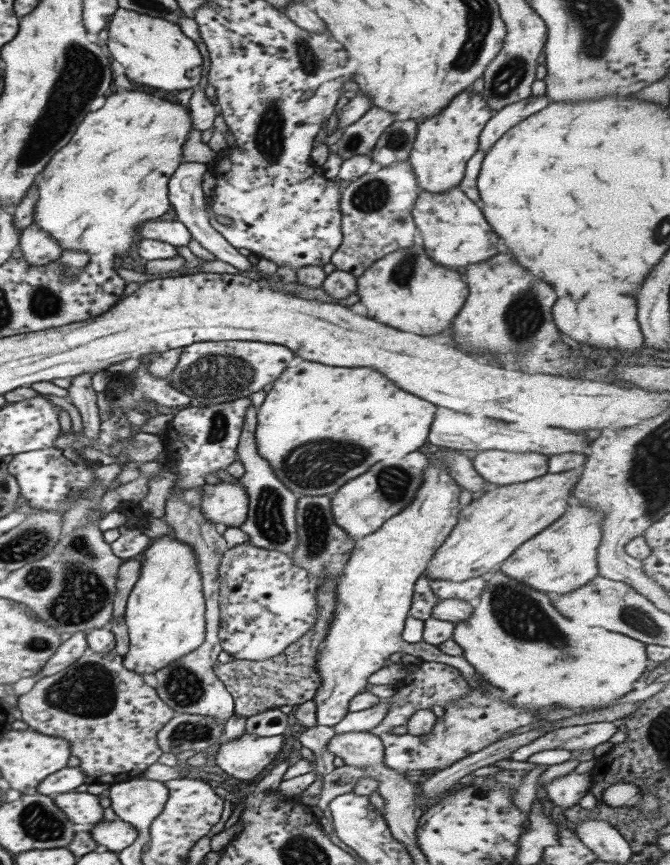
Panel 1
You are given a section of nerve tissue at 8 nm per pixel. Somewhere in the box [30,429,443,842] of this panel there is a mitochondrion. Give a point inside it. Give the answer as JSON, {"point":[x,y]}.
{"point":[87,692]}

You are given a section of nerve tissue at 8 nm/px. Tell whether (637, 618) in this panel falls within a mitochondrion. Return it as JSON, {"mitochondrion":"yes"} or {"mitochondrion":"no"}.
{"mitochondrion":"yes"}

